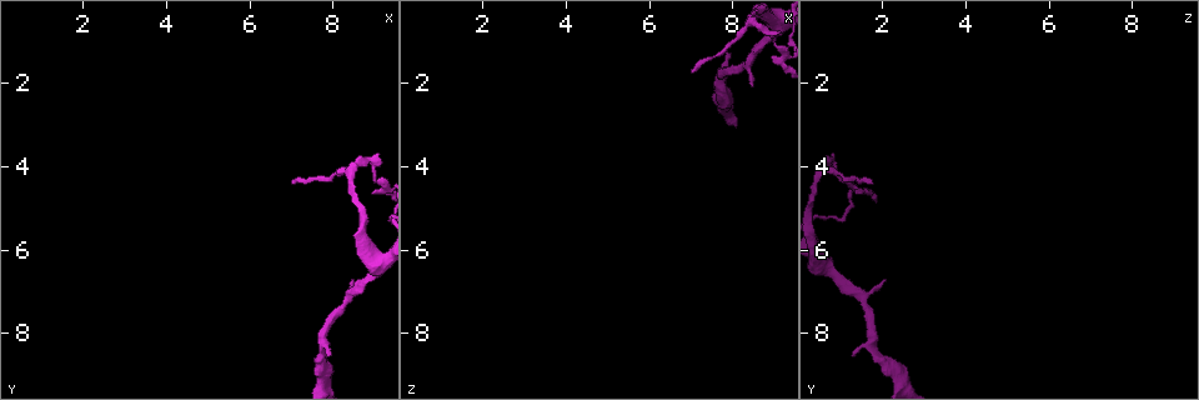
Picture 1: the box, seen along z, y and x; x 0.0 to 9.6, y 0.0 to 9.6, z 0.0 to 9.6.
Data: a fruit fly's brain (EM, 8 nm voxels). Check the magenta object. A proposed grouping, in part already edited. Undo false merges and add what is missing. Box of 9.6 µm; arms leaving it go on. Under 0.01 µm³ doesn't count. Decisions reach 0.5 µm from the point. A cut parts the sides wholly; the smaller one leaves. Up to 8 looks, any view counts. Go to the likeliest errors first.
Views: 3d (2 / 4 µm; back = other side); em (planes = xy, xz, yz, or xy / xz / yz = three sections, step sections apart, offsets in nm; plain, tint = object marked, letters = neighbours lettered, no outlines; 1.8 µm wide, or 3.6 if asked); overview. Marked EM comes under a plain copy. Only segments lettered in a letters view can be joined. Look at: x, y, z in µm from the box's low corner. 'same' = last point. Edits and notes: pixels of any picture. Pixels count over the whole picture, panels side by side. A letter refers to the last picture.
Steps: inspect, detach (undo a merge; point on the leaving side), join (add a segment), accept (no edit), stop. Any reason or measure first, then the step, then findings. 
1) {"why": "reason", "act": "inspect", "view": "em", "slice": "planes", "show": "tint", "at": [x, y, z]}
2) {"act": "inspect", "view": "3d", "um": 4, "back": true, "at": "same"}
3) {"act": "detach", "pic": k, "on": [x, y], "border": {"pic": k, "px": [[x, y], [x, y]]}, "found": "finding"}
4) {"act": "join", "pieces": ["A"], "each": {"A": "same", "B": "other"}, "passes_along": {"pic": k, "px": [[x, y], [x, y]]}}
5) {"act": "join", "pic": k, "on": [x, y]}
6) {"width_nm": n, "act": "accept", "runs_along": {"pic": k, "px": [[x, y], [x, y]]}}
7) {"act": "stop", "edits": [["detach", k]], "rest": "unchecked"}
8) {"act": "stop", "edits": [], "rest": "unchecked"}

{"why": "tapers out", "act": "inspect", "view": "3d", "um": 4, "back": true, "at": [7.00, 4.45, 1.75]}

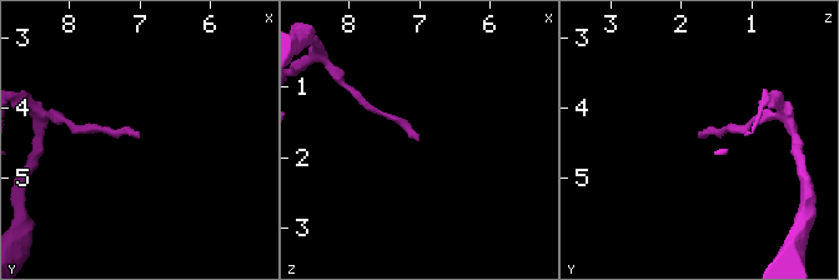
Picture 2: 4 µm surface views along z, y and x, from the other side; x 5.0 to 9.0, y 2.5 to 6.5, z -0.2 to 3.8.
{"act": "inspect", "view": "em", "slice": "xz", "step": 16, "show": "letters", "at": [7.00, 4.40, 1.80]}

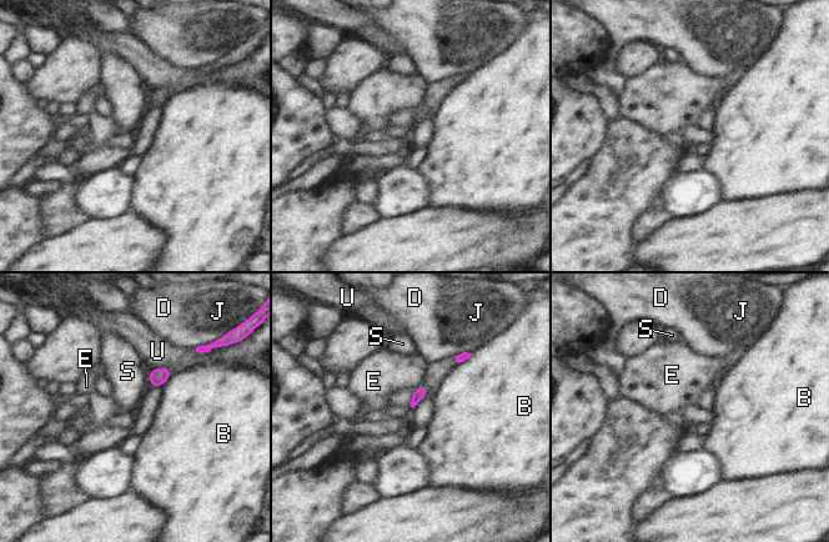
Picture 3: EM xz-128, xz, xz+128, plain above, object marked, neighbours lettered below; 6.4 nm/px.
{"width_nm": 70, "act": "accept", "each": {"B": "other", "D": "other", "E": "other", "J": "other", "S": "other", "U": "other"}, "border": {"pic": 3, "px": [[149, 372], [150, 386]]}, "found": "no lettered segment goes on from it"}

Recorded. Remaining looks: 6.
{"why": "thin end", "act": "inspect", "view": "3d", "um": 2, "at": [8.50, 6.65, 2.05]}

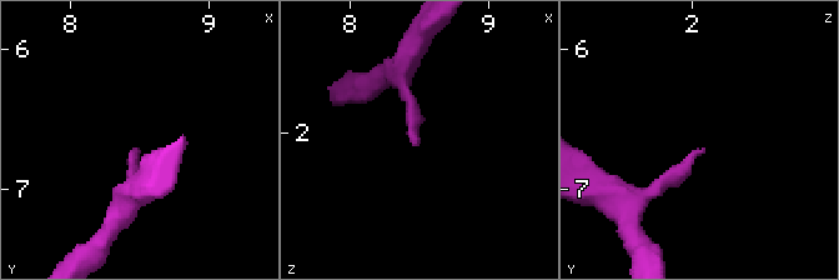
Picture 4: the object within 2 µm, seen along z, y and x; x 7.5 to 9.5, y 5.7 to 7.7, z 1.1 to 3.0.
{"why": "need the tissue", "act": "inspect", "view": "em", "slice": "planes", "show": "letters", "at": [8.46, 6.70, 2.08]}

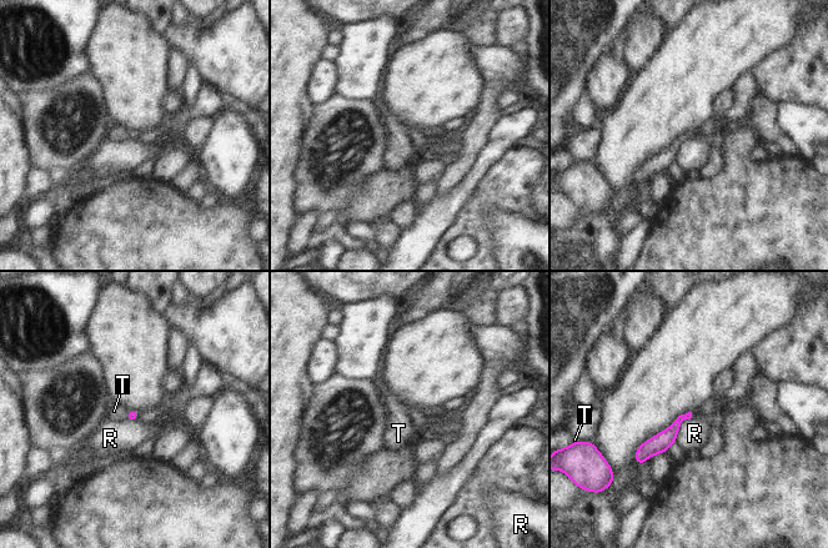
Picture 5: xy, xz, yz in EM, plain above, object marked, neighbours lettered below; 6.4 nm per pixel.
{"act": "accept", "each": {"R": "other", "T": "other"}, "runs_along": {"pic": 5, "px": [[677, 422], [638, 459]]}, "found": "no lettered segment goes on from it"}

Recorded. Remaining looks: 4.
{"why": "an open end", "act": "inspect", "view": "3d", "um": 2, "at": [7.95, 8.55, 1.35]}

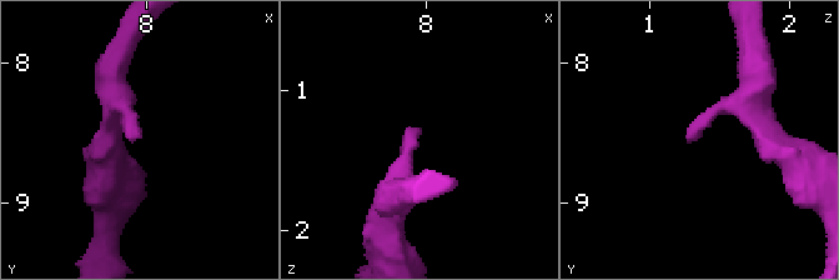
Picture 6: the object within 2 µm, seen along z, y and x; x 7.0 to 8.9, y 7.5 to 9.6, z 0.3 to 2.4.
{"why": "now the EM", "act": "inspect", "view": "em", "slice": "planes", "show": "letters", "at": [7.88, 8.56, 1.26]}

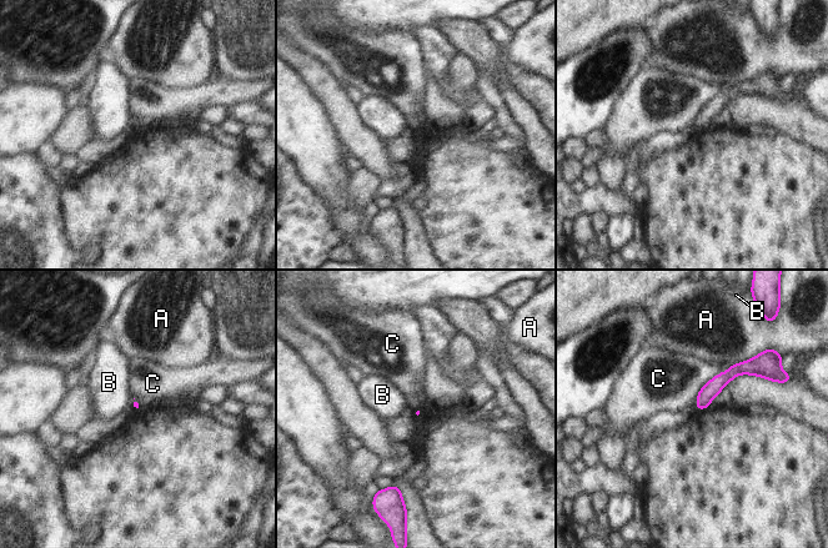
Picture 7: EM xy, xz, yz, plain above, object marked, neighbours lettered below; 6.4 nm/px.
{"act": "accept", "each": {"A": "other", "B": "other", "C": "other"}, "runs_along": {"pic": 7, "px": [[759, 371], [734, 370], [698, 405]]}, "found": "no lettered segment goes on from it"}

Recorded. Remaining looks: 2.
{"act": "stop", "edits": [], "rest": "unchecked"}

